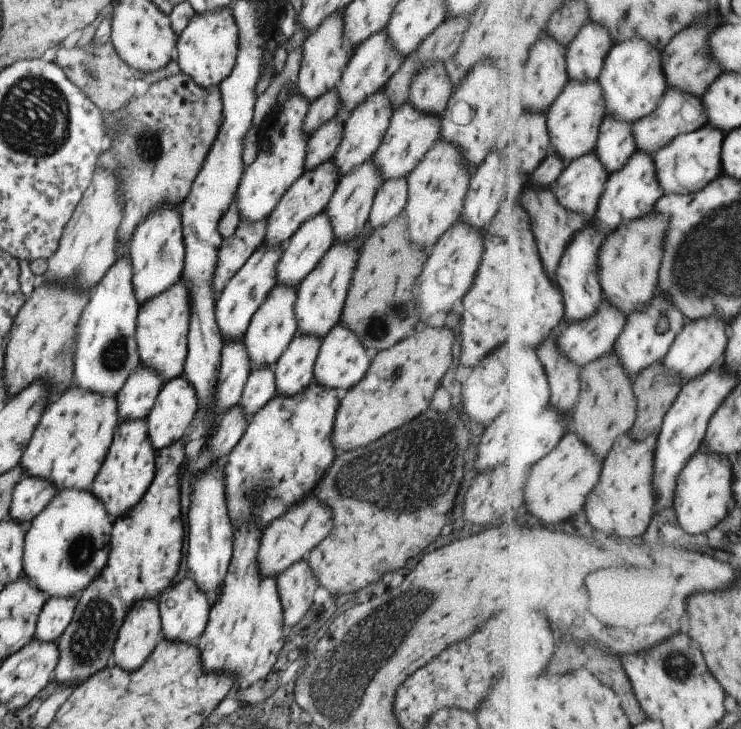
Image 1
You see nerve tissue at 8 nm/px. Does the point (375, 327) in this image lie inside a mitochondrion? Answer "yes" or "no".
yes

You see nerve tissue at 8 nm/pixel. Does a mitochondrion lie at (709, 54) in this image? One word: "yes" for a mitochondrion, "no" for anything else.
no

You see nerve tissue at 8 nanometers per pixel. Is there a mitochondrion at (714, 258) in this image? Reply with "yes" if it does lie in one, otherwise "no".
yes

